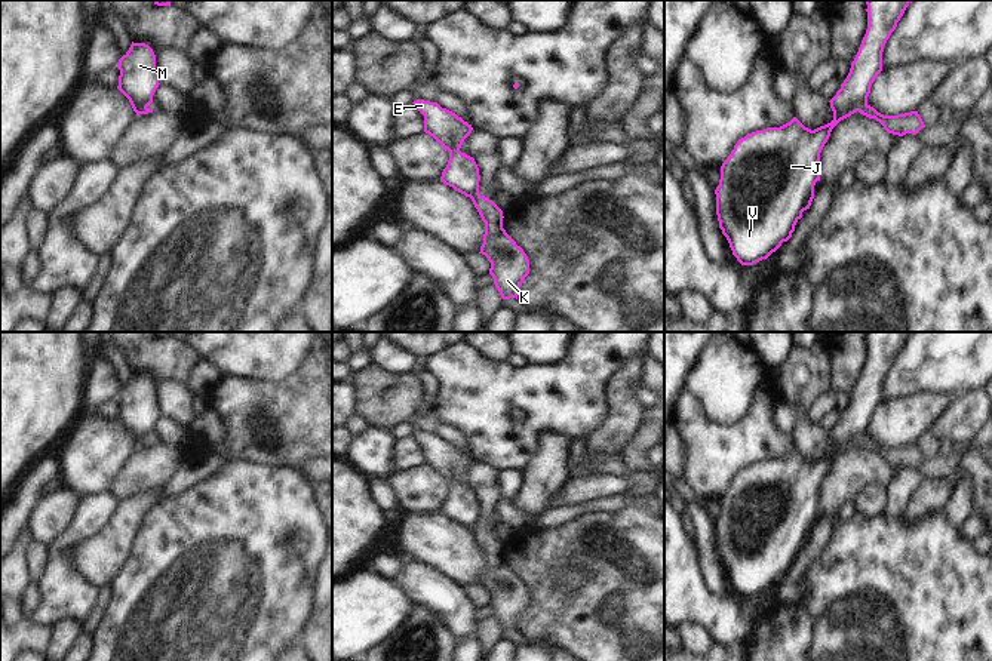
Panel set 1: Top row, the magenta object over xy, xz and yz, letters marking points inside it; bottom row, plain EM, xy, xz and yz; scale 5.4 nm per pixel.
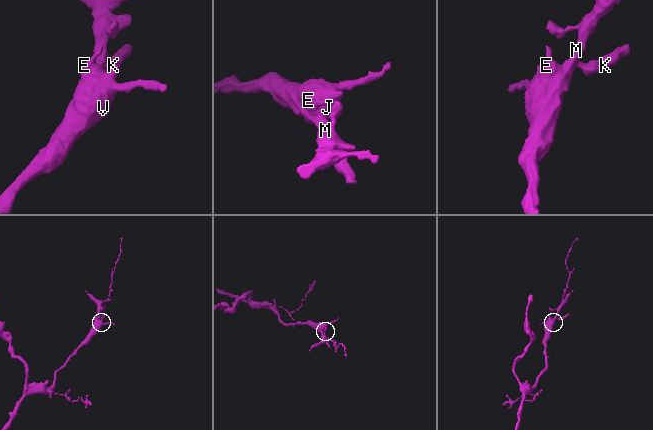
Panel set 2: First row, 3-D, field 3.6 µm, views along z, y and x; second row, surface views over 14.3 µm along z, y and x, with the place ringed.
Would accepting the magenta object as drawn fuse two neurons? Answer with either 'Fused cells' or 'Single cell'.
Fused cells.

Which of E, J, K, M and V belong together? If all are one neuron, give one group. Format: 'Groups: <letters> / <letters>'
Groups: E J M V / K.

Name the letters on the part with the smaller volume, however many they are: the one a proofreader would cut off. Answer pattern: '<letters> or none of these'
K

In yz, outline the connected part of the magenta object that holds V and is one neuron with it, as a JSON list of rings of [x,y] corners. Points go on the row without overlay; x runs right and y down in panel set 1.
[[[866,332],[867,362],[847,411],[829,433],[833,443],[830,455],[811,462],[793,449],[780,459],[747,465],[737,473],[722,495],[719,517],[715,522],[716,547],[719,560],[741,597],[767,591],[792,569],[802,544],[810,541],[814,531],[814,517],[820,513],[820,485],[832,461],[867,436],[870,418],[882,403],[884,378],[910,335],[912,332]]]

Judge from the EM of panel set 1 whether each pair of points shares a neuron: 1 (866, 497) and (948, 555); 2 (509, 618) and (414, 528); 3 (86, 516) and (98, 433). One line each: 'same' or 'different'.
1: different
2: different
3: different

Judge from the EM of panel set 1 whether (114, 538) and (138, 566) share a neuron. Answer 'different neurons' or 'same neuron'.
different neurons

